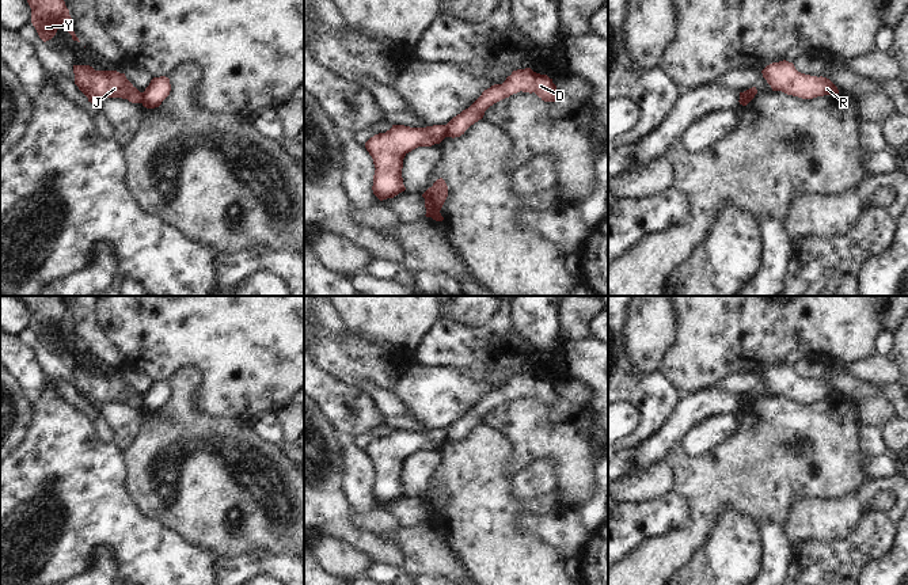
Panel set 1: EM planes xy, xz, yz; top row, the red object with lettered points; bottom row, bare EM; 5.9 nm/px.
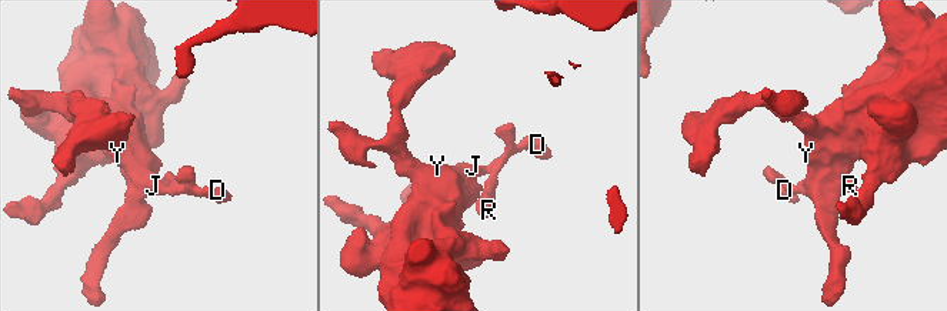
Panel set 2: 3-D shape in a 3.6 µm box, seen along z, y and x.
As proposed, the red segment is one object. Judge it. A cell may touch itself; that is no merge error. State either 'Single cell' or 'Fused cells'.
Fused cells

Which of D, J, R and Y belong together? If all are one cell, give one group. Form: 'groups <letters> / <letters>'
groups D R / J Y

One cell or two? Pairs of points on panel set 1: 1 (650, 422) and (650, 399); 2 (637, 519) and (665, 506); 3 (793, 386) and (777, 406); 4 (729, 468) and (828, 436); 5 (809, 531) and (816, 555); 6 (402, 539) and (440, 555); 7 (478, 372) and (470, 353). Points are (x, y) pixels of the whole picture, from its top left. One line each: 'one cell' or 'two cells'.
1: one cell
2: one cell
3: two cells
4: one cell
5: two cells
6: one cell
7: two cells

